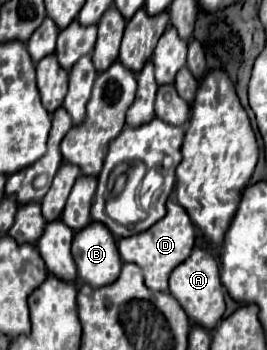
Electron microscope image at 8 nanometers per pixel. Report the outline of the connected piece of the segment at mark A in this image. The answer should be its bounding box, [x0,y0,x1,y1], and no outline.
[169,247,225,329]

